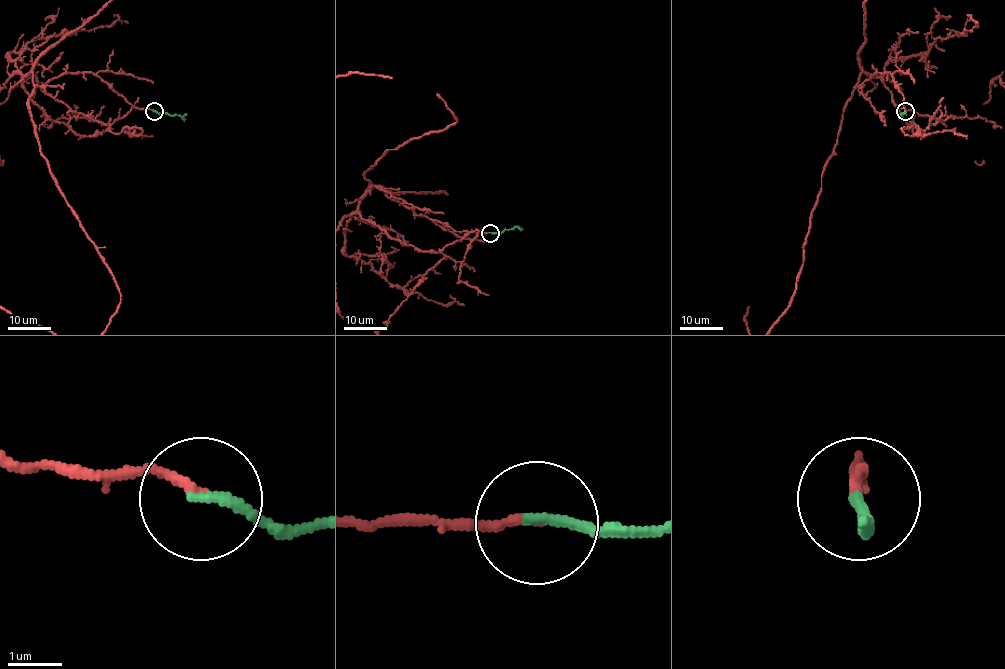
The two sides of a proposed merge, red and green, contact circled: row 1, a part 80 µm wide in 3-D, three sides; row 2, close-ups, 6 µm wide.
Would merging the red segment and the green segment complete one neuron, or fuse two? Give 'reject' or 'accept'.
accept

